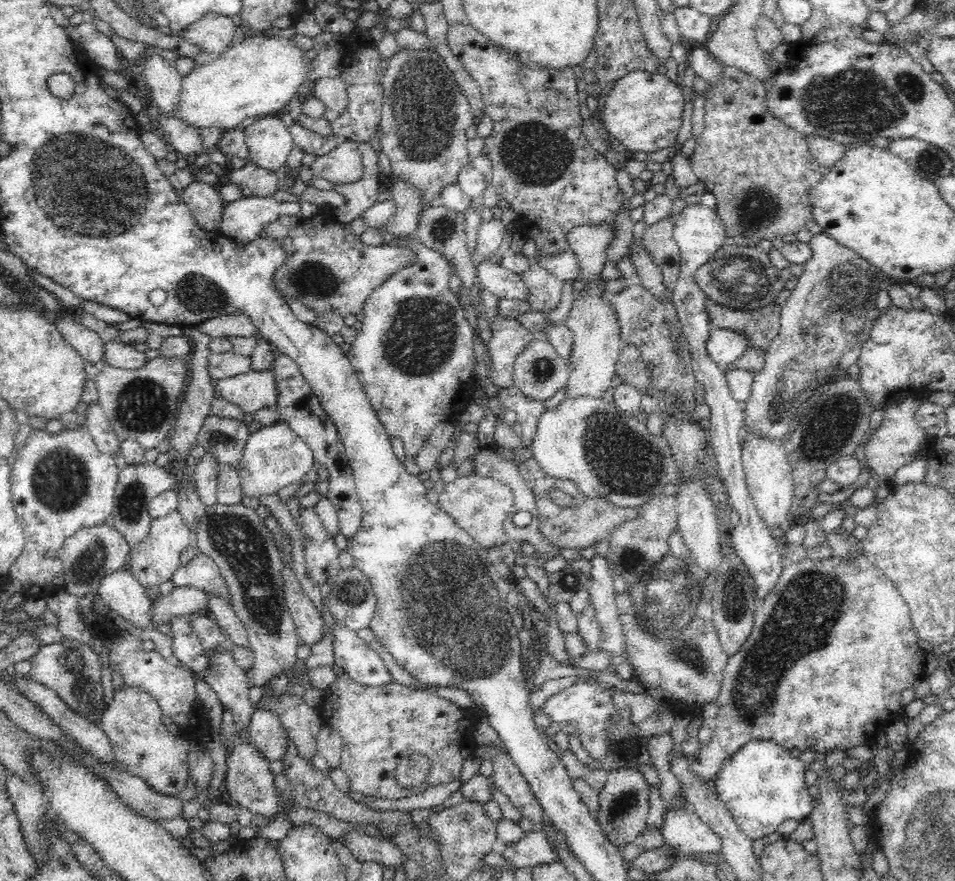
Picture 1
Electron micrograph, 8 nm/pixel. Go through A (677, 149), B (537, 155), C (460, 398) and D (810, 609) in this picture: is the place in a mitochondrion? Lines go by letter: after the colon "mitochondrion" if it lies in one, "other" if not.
A: other
B: mitochondrion
C: other
D: mitochondrion

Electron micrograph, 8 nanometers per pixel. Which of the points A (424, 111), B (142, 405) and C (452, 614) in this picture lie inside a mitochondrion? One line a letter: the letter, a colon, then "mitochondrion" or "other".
A: mitochondrion
B: mitochondrion
C: mitochondrion

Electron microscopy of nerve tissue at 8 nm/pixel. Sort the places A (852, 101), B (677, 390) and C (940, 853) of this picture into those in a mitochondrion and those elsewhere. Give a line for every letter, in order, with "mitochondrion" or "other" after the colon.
A: mitochondrion
B: mitochondrion
C: mitochondrion

